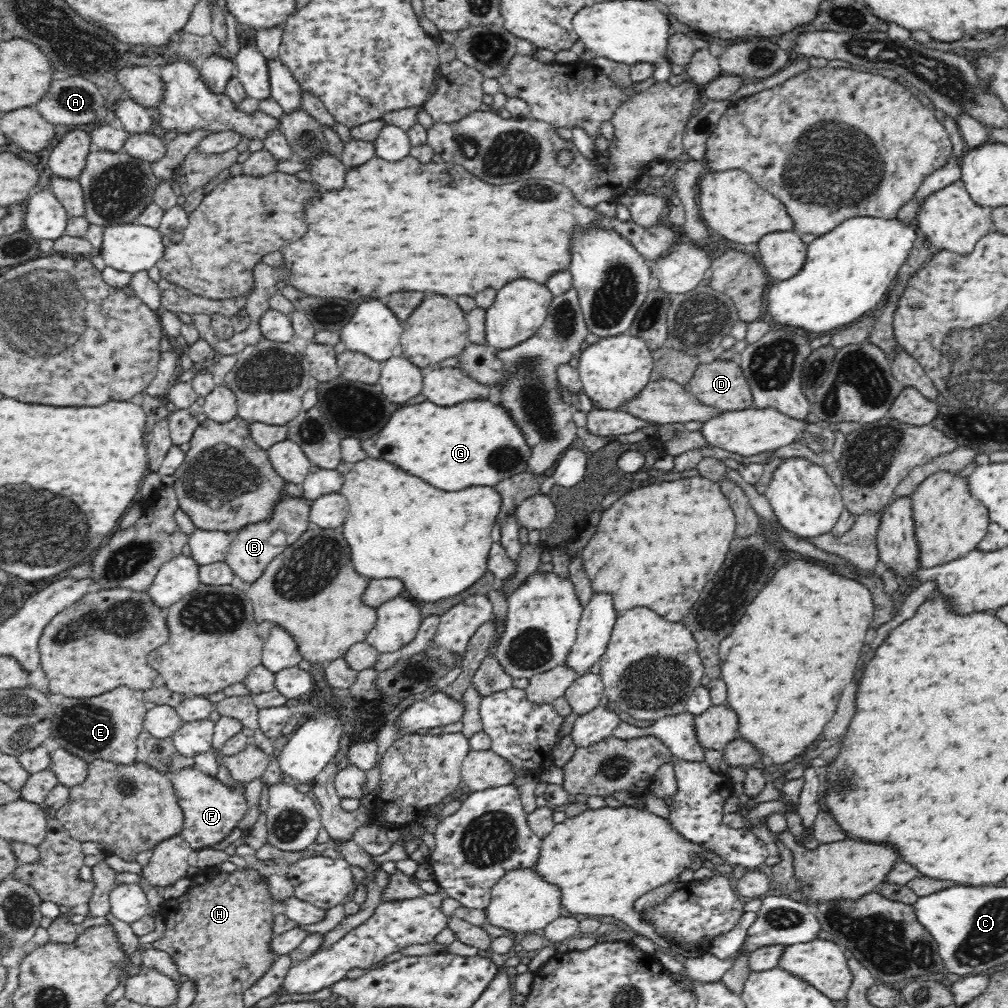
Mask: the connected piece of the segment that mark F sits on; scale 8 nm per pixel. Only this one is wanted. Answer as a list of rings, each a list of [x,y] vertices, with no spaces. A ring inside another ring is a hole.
[[[196,766],[184,767],[171,778],[178,804],[184,813],[184,824],[180,832],[183,839],[195,851],[224,842],[224,838],[236,828],[236,824],[246,812],[246,797],[242,784],[238,783],[237,789],[226,787],[217,777],[206,775]]]

